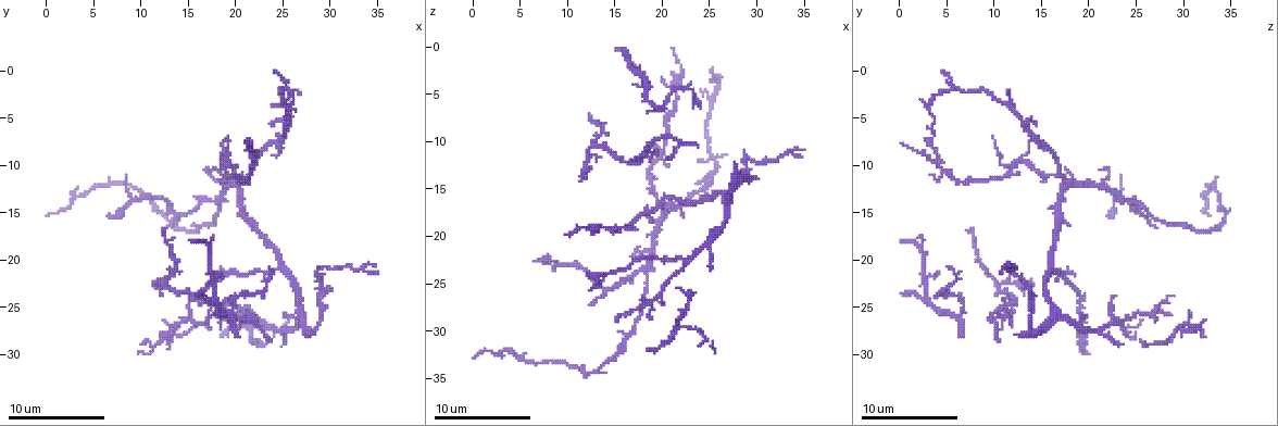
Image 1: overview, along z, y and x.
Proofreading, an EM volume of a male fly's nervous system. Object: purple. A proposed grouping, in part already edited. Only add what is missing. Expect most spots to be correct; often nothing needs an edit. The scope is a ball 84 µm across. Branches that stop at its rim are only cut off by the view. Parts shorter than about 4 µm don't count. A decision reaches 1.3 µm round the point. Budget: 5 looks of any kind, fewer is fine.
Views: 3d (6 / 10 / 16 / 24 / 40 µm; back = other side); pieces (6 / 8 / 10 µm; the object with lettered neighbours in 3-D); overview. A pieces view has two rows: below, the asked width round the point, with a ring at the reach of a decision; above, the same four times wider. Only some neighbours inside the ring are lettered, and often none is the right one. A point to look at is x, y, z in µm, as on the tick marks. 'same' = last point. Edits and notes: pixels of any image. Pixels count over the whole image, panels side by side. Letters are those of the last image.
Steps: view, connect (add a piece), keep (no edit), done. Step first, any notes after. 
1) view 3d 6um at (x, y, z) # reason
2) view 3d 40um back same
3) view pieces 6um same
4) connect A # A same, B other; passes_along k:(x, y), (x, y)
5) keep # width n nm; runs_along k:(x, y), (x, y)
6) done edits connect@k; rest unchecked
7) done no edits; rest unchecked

view 3d 6um at (21.0, 7.4, 2.6) # branch stops here

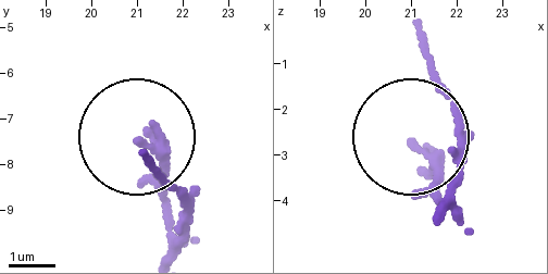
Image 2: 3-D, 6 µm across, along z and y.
view pieces 8um same

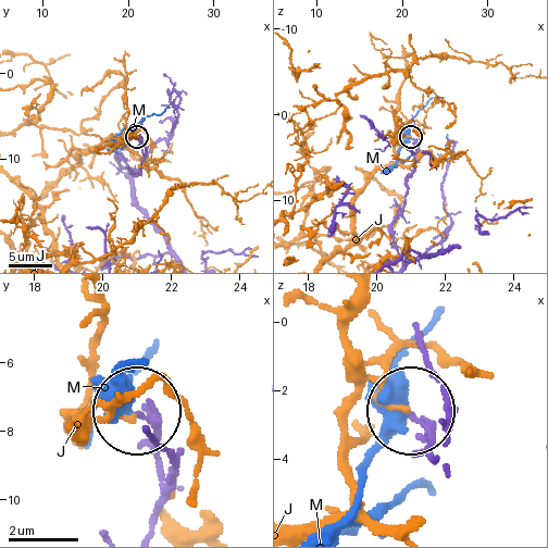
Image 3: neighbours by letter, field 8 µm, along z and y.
keep # J other, M other; runs_along 3:(157, 508), (162, 464), (139, 414); none of them fits

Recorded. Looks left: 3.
view 3d 6um at (23.6, 20.8, 5.2) # tapers out

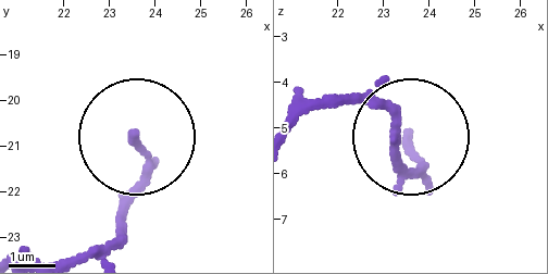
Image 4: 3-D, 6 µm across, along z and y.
view pieces 8um at (23.60, 20.80, 5.20) # what lies round it

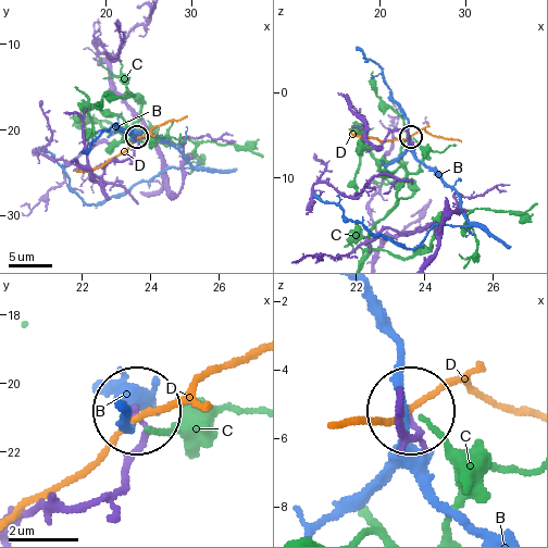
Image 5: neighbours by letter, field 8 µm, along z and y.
keep # B other, C other, D other; no lettered piece goes on from it

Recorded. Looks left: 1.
view pieces 6um at (15.0, 23.6, 28.8) # free end

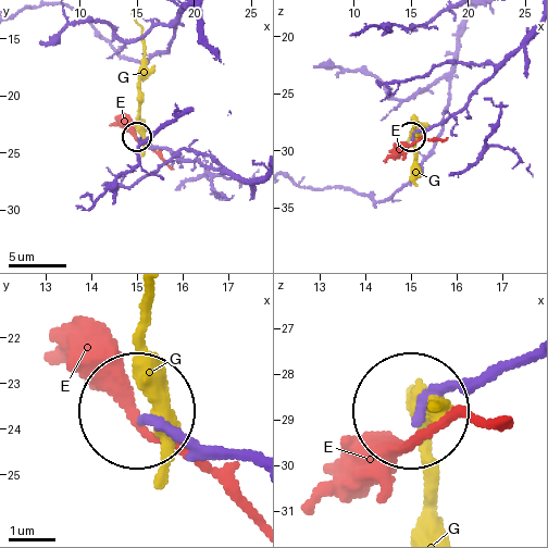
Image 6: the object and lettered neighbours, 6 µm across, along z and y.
keep # E other, G other; runs_along 6:(528, 37), (459, 110), (412, 136); none of them fits

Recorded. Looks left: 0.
done no edits; rest unchecked

